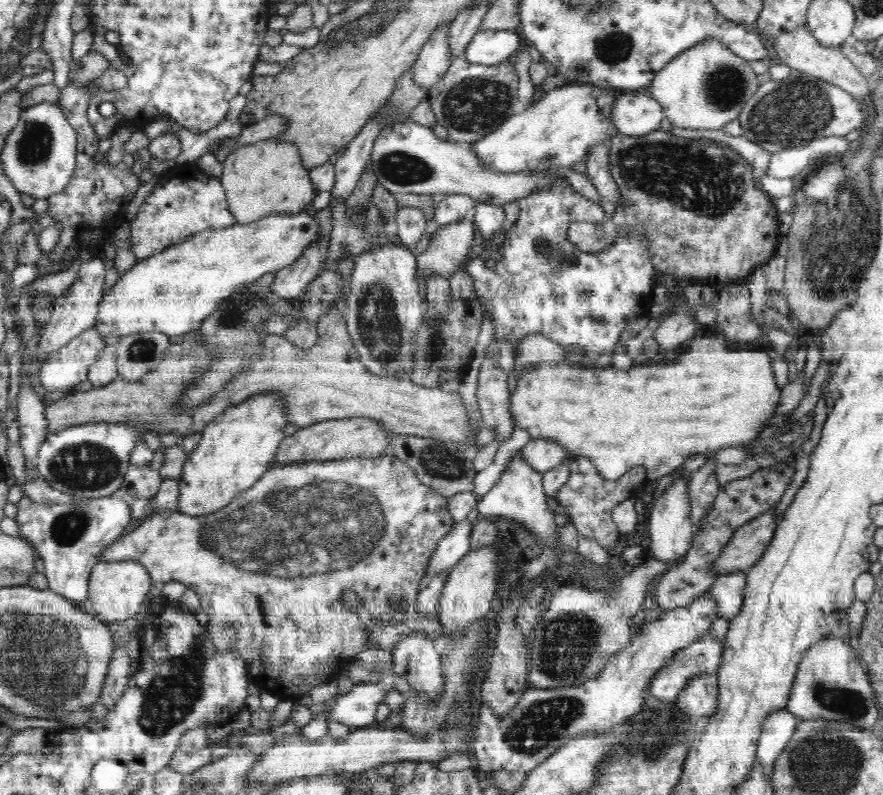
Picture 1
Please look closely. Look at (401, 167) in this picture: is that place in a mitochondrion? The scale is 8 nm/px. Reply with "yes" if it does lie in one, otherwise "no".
yes

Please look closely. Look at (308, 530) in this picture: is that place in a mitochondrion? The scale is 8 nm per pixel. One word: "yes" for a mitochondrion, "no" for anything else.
yes

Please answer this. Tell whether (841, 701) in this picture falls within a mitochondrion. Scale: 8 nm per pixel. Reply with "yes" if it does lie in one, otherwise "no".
yes

